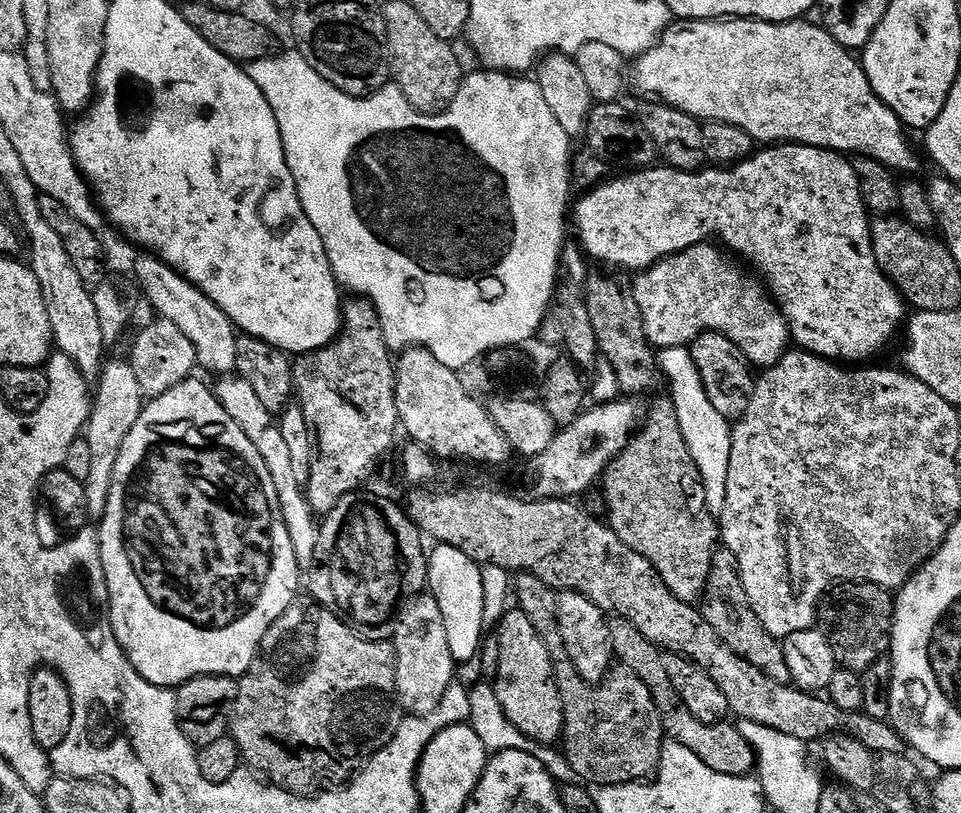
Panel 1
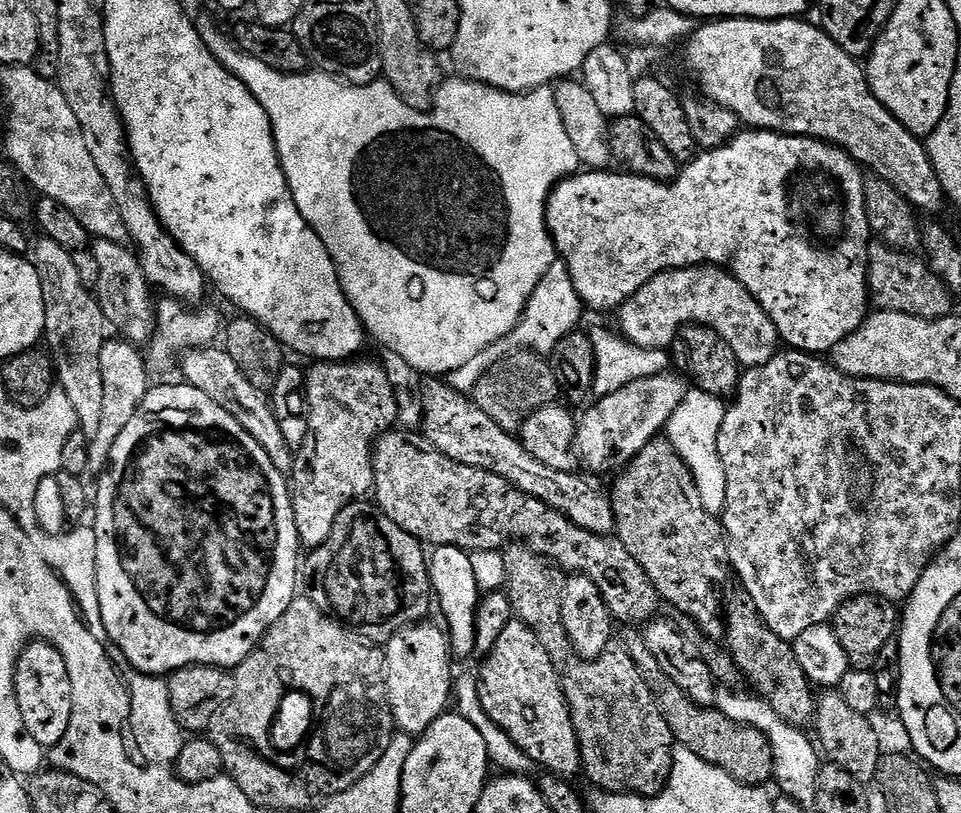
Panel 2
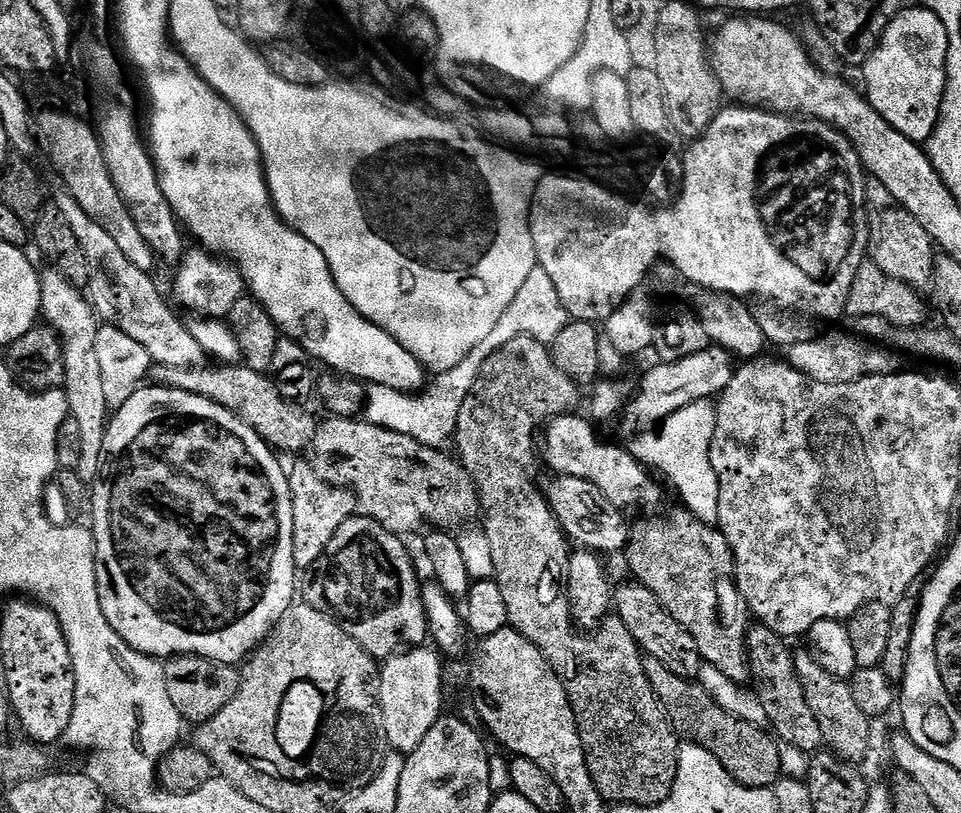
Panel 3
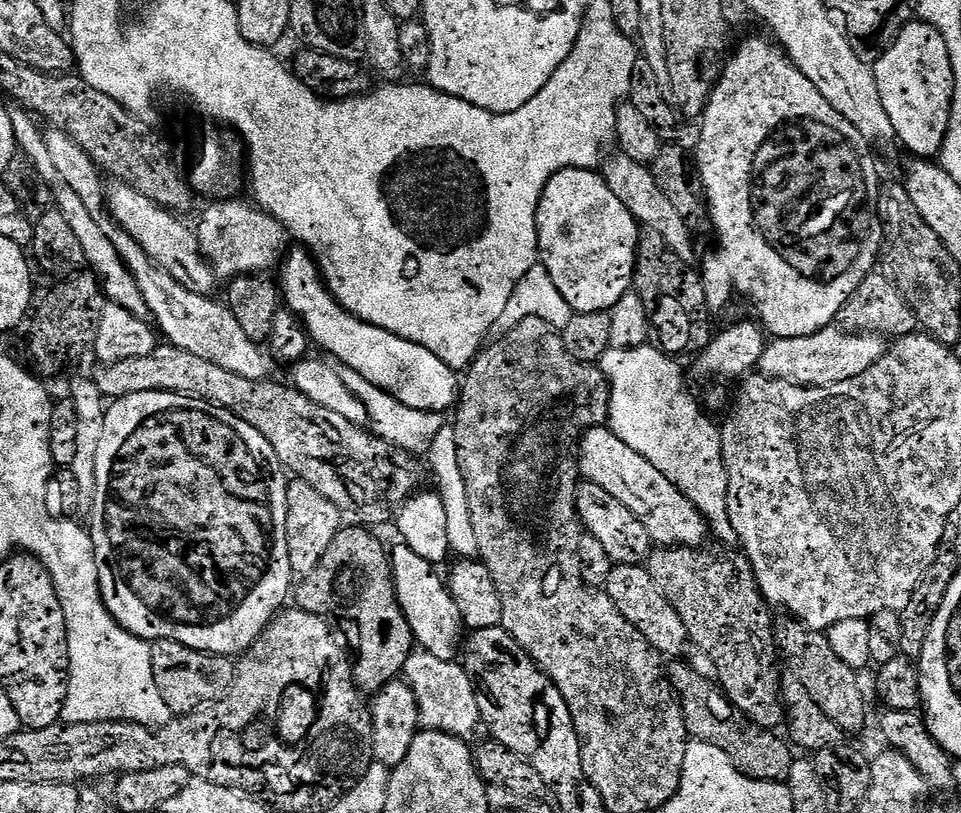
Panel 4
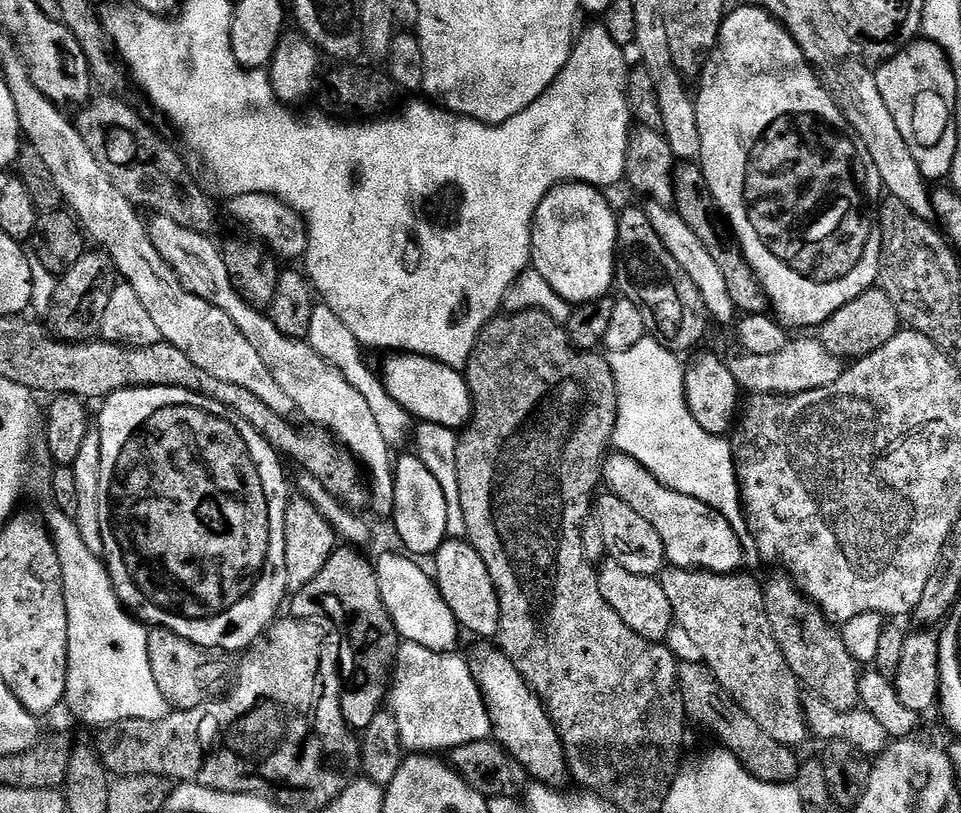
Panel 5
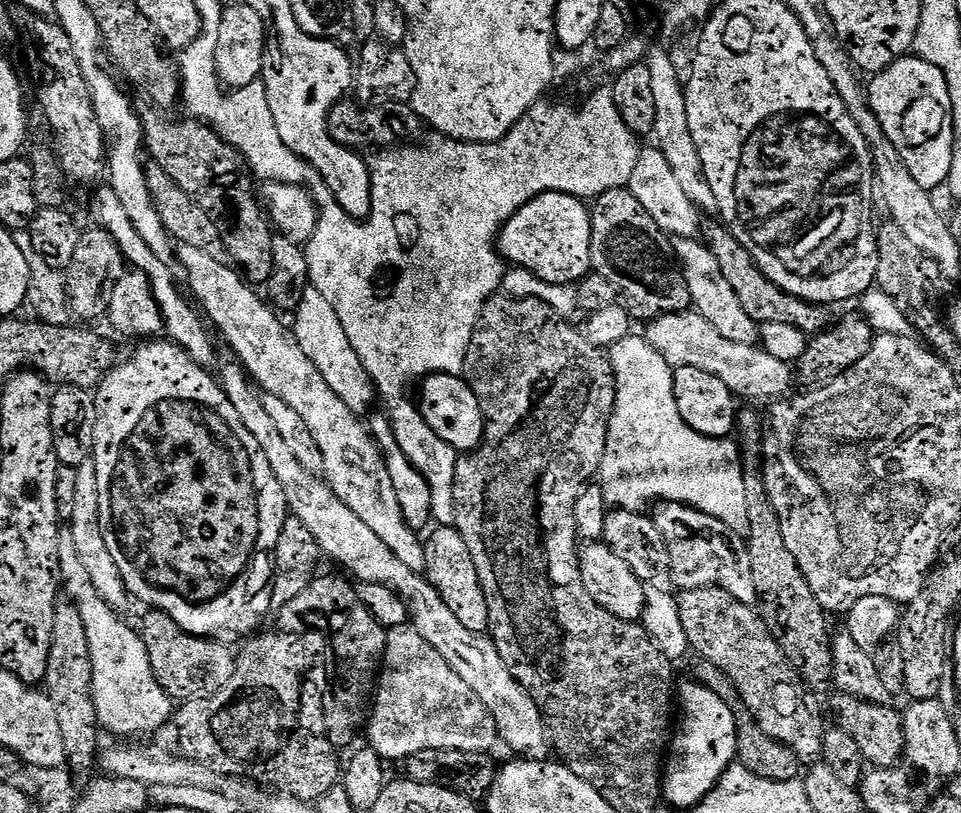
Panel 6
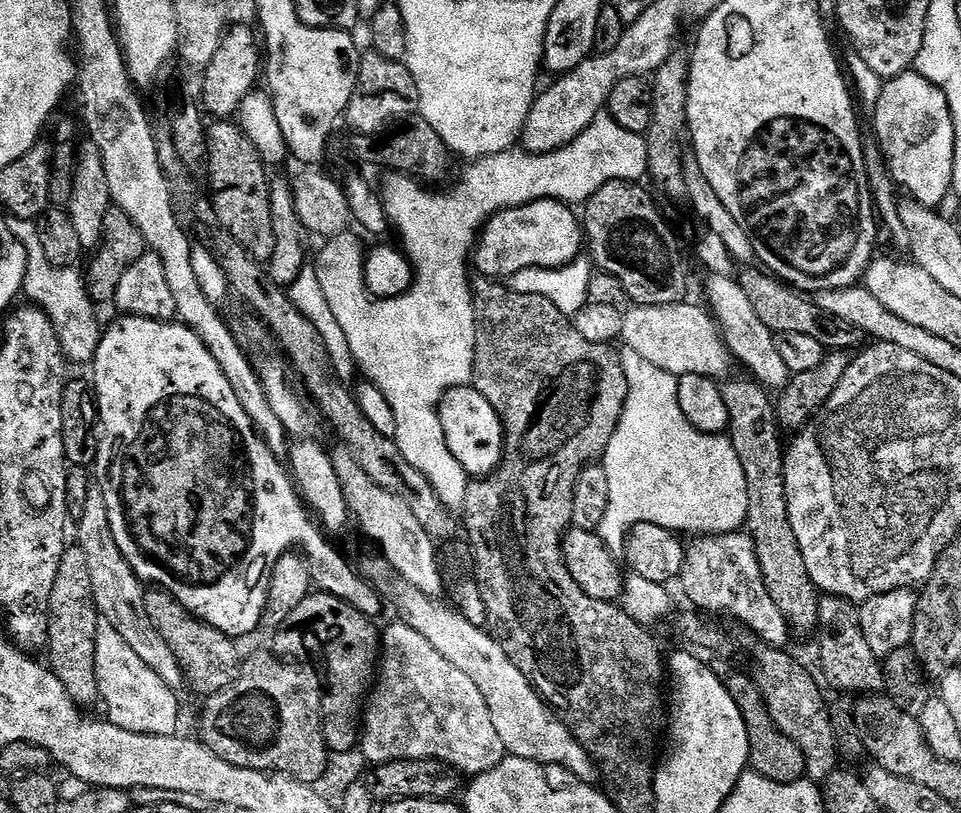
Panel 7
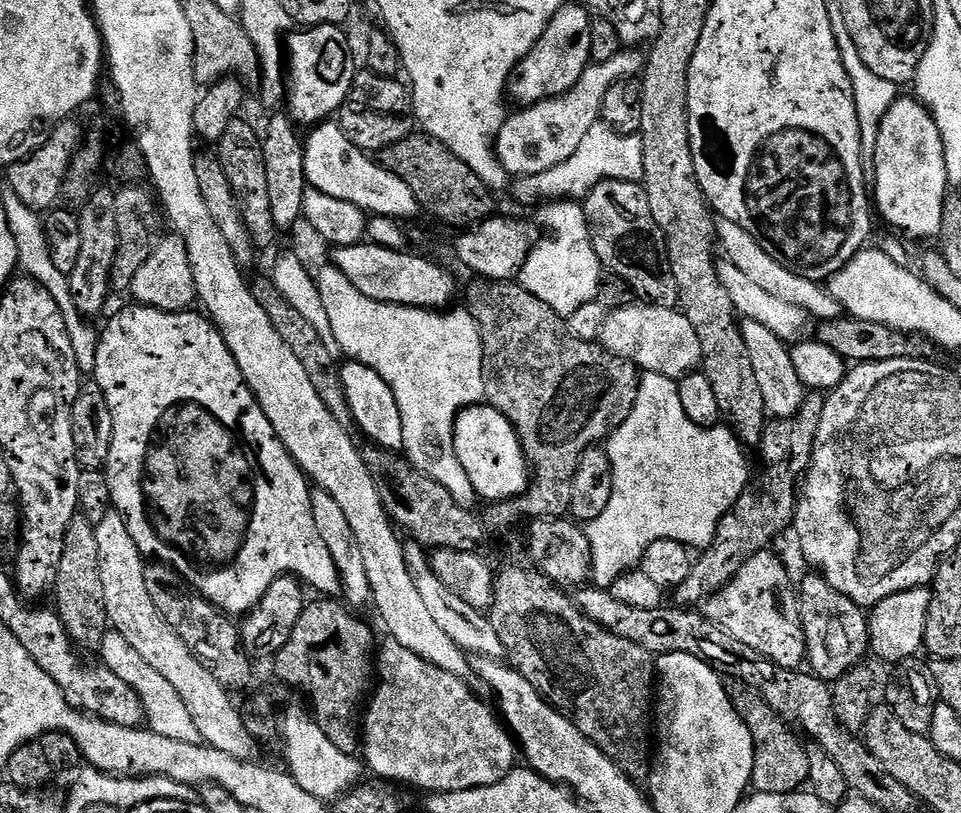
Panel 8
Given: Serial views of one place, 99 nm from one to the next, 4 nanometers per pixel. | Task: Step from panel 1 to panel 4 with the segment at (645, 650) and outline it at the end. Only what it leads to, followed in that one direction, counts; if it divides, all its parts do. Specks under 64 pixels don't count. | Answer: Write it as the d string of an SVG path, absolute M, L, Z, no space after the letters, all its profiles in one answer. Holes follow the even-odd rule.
M680 662L667 665L666 679L678 697L689 737L692 740L705 740L718 746L718 750L722 750L732 759L736 769L752 780L783 781L794 761L793 749L783 739L780 741L775 736L777 735L775 731L760 728L752 723L713 681L698 674L688 662L676 663Z

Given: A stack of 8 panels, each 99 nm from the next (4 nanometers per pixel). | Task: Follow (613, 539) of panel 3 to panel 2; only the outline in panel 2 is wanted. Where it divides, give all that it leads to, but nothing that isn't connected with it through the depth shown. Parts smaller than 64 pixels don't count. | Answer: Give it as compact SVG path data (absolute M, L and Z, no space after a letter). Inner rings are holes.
M432 378L427 383L428 385L424 388L424 398L422 397L422 434L439 452L446 454L446 458L450 458L462 466L474 466L478 470L498 474L498 478L506 478L506 482L513 484L522 494L546 502L548 508L558 510L567 520L574 522L584 530L590 530L599 536L610 536L615 533L616 518L611 499L605 493L603 496L590 481L583 480L576 472L553 470L552 467L545 466L543 462L538 462L538 458L534 458L534 454L530 454L530 450L526 450L519 435L502 430L502 426L498 426L498 422L494 418L490 418L486 410L480 409L471 398L452 388L448 382L440 378Z

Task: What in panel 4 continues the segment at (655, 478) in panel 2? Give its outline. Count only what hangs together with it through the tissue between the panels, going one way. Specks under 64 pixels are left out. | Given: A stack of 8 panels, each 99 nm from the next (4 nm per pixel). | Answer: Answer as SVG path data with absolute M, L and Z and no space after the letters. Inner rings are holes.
M660 546L655 549L649 555L646 561L646 567L650 578L654 578L654 582L659 586L660 593L665 596L668 601L674 606L674 610L682 618L682 622L686 626L688 631L688 639L691 641L695 647L704 651L708 654L708 657L714 661L718 668L718 679L719 685L728 700L731 701L733 705L741 713L748 717L752 723L758 725L760 728L766 728L769 730L774 730L783 725L785 721L785 713L782 707L782 675L780 676L777 671L778 668L776 664L776 658L778 659L778 647L774 641L774 616L771 612L768 602L765 600L764 595L760 593L760 587L756 585L756 575L752 573L752 567L748 561L747 556L741 554L739 551L736 552L719 552L716 548L708 548L709 546L701 546L699 548L685 548L683 546Z

